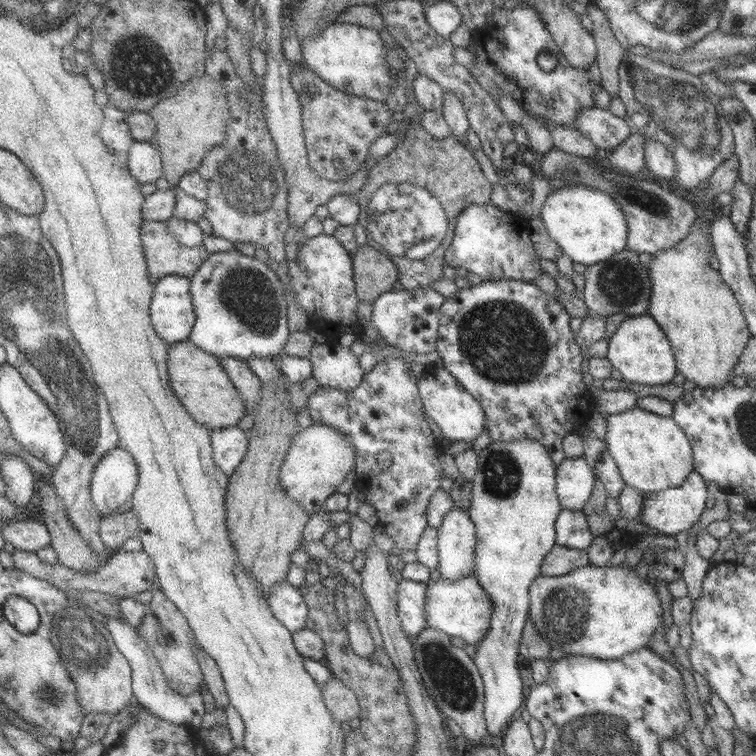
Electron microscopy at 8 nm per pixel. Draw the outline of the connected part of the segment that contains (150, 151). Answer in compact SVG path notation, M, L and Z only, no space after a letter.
M137 141L130 146L129 150L130 168L133 176L141 184L153 184L164 176L164 164L161 152L157 146L150 141Z

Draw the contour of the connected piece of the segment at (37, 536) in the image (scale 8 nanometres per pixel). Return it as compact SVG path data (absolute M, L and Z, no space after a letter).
M33 518L9 521L2 528L2 532L6 542L14 544L19 550L37 553L38 550L52 545L52 536L48 526Z

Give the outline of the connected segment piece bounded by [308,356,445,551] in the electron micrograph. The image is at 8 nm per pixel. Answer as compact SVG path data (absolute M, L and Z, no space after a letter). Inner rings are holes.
M383 357L366 374L365 380L354 391L343 391L320 385L319 390L309 399L308 410L312 422L334 426L340 429L356 449L357 489L364 493L366 502L371 504L378 515L379 524L391 536L397 548L417 550L429 526L428 514L431 498L440 490L443 482L443 466L439 455L443 451L442 443L431 432L431 426L425 418L424 402L420 394L419 378L413 374L407 360L399 357ZM381 452L388 452L392 457L389 468L381 468L379 456Z

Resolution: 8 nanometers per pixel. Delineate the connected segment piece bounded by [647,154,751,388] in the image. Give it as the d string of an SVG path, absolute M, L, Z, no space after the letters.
M733 154L711 172L711 176L707 178L705 194L693 202L696 220L692 223L689 234L683 240L679 240L673 248L651 254L651 261L647 264L649 279L651 279L651 296L647 314L665 333L674 352L677 372L699 388L721 388L729 383L733 378L733 366L739 360L745 344L751 337L747 330L745 317L735 302L731 289L723 282L719 271L709 266L710 240L707 234L698 228L698 224L704 223L710 218L712 213L710 208L715 205L717 194L729 192L738 170L739 161L737 161L737 155Z

